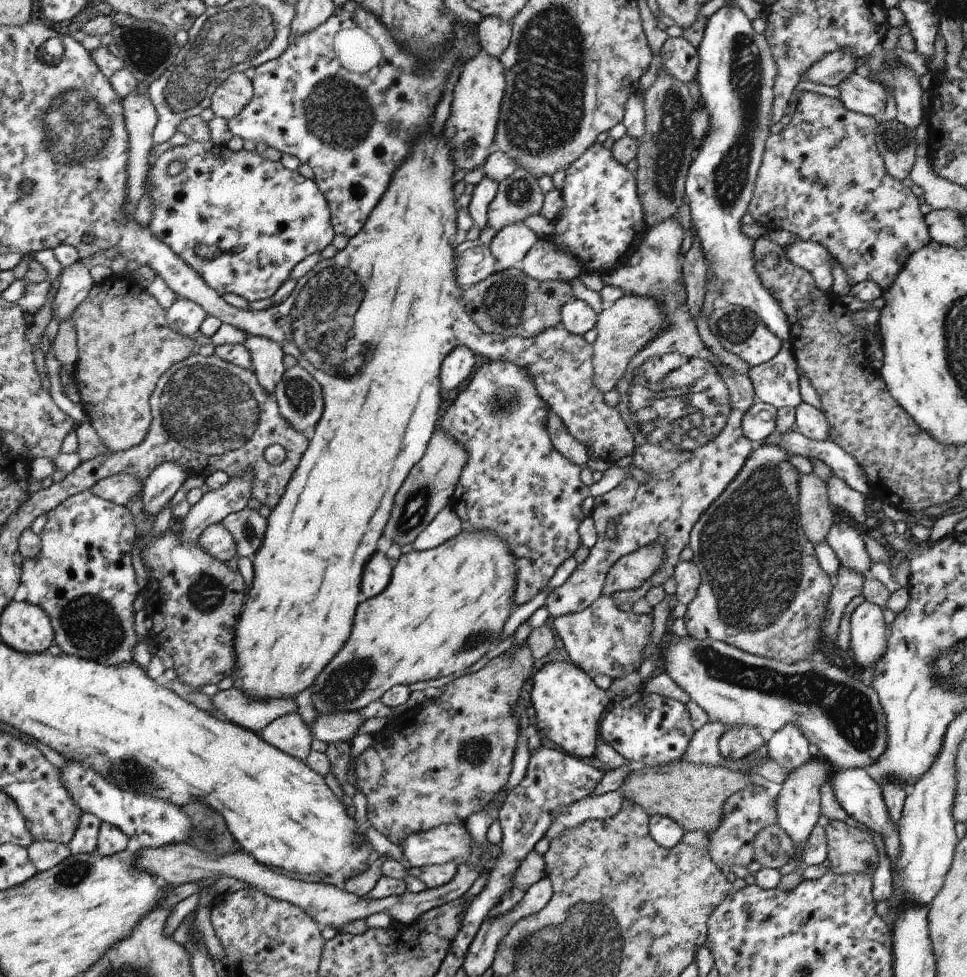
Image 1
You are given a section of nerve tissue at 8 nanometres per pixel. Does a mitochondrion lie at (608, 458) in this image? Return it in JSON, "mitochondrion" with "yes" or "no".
{"mitochondrion":"no"}

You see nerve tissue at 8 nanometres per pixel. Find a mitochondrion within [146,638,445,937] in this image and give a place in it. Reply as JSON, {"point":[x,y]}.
{"point":[348,681]}

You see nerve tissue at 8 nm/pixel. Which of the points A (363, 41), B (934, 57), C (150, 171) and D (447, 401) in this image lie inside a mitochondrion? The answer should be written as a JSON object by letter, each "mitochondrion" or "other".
{"A":"other","B":"other","C":"other","D":"other"}

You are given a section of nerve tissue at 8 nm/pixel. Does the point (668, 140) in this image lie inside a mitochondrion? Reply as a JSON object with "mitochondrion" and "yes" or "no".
{"mitochondrion":"yes"}

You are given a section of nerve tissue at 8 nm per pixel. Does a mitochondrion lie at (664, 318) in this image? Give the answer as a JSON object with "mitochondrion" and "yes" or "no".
{"mitochondrion":"no"}

